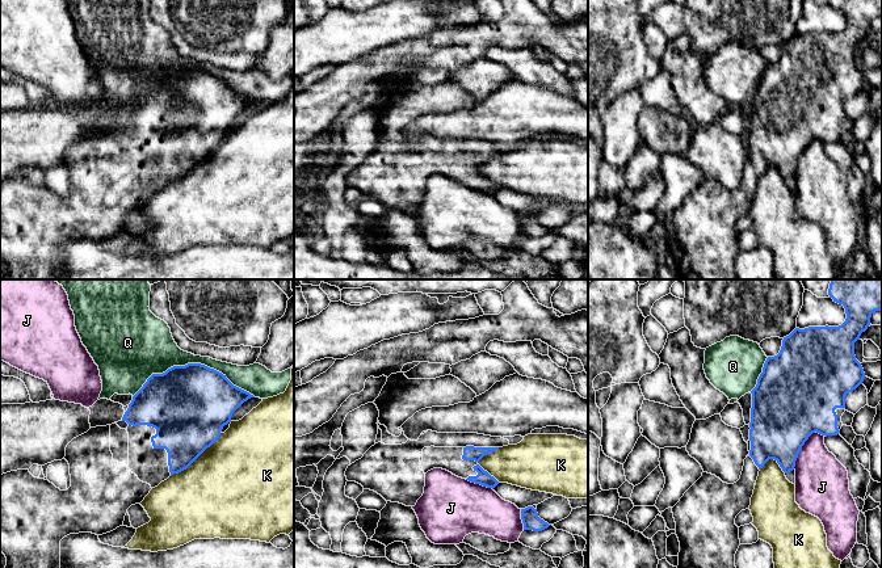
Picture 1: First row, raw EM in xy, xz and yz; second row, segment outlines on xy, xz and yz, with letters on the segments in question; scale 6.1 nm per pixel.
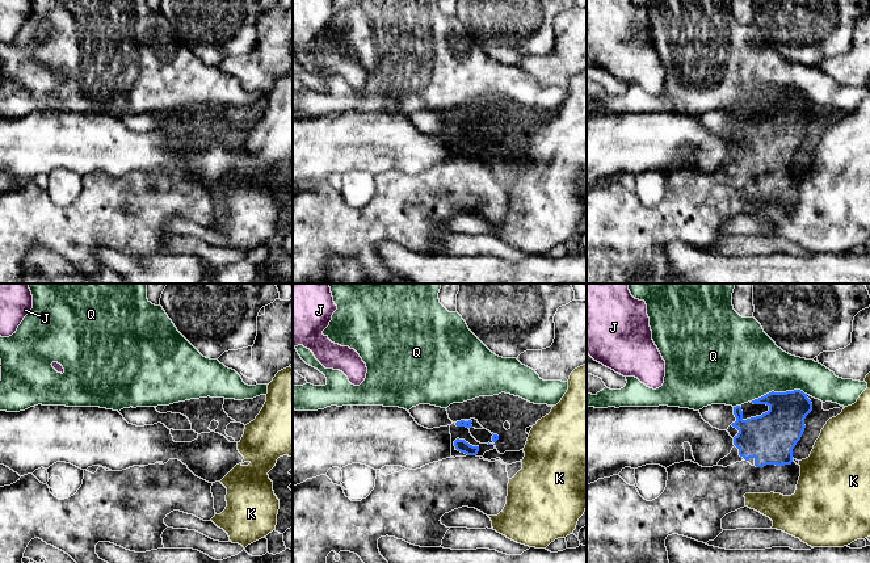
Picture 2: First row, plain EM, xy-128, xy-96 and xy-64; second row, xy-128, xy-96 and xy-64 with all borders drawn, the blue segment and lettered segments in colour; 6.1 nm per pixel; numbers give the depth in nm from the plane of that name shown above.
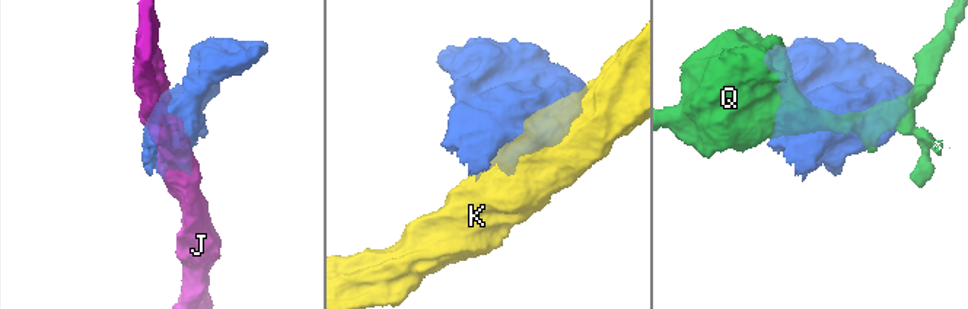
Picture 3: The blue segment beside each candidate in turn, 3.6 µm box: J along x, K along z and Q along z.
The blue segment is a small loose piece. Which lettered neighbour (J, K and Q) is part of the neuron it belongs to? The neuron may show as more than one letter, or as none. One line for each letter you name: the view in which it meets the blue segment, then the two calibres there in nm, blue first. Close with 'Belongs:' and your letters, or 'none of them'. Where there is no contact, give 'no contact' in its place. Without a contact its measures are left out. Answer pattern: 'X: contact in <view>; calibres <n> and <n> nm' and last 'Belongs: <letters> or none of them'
Belongs: none of them

